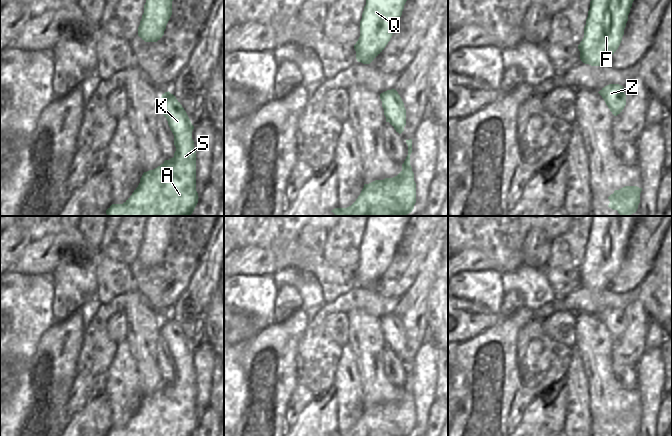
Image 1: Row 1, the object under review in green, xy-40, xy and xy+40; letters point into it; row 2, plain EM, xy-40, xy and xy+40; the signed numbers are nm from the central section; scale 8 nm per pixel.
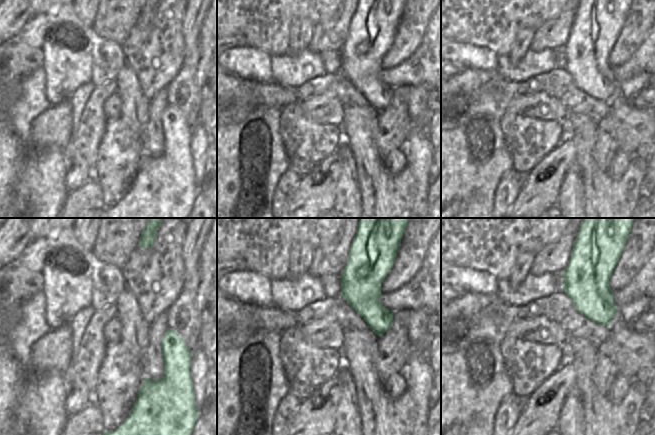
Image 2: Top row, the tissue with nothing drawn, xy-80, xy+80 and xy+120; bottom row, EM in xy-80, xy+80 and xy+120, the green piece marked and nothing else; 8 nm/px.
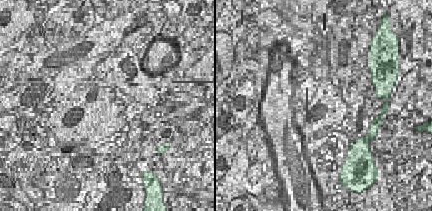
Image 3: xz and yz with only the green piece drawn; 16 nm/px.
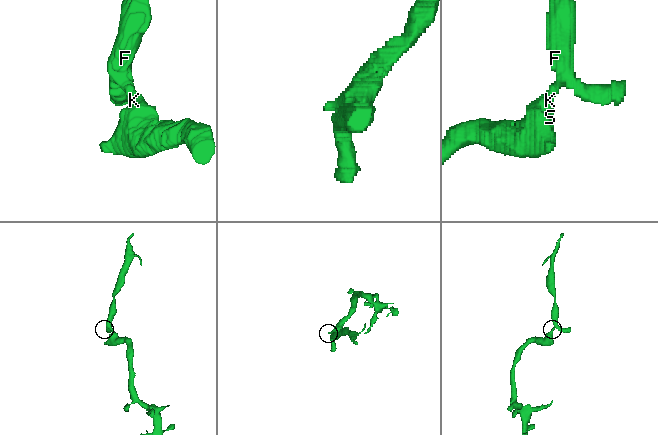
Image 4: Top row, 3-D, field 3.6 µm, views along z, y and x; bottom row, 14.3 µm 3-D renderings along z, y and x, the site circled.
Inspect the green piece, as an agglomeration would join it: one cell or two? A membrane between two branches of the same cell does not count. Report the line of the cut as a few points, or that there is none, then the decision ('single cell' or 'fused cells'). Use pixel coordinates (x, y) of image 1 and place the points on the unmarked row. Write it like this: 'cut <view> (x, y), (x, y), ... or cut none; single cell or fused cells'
cut none; single cell

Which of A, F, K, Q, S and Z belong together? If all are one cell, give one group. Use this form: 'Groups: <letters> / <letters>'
Groups: A F K Q S Z

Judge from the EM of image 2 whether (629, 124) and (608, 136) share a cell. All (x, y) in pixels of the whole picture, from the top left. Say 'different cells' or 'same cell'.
different cells

